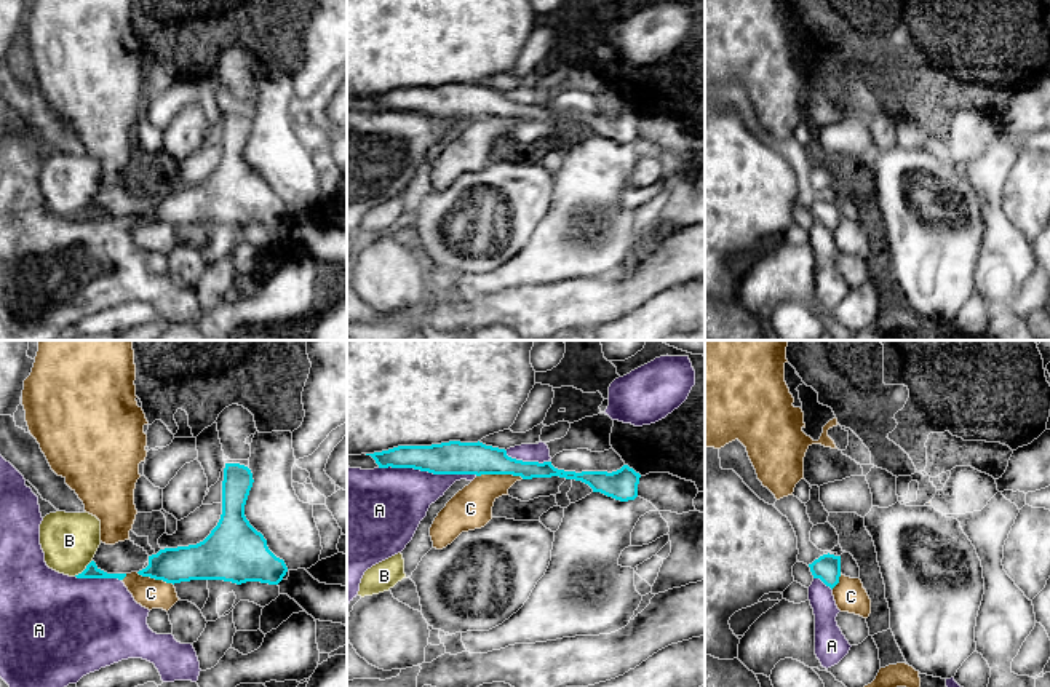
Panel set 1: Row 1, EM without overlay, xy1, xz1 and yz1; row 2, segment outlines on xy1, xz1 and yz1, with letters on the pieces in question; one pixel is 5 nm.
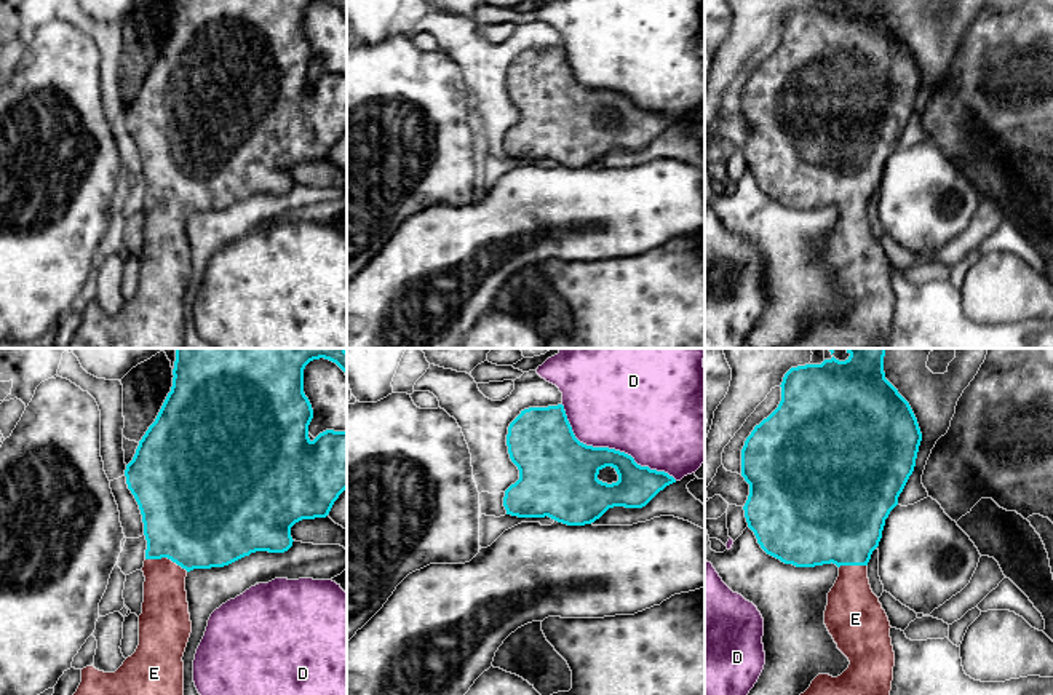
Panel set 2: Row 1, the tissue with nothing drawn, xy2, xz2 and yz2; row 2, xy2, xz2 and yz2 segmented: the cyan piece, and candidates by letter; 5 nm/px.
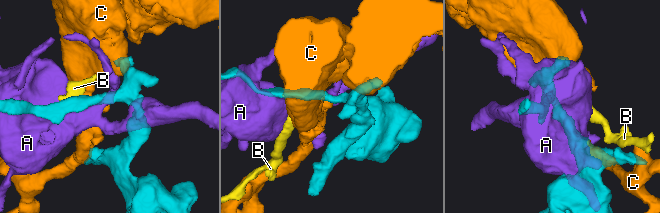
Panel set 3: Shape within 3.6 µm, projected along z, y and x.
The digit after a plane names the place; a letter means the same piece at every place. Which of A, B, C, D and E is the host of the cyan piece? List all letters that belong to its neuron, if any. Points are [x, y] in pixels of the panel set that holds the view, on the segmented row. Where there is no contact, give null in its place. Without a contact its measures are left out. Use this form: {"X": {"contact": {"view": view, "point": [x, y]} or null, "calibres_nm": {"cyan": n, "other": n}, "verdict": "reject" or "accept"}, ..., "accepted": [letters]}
{"A": {"contact": {"view": "xz1", "point": [429, 472]}, "calibres_nm": {"cyan": 170, "other": 360}, "verdict": "reject"}, "B": {"contact": {"view": "xy1", "point": [85, 569]}, "calibres_nm": {"cyan": 70, "other": 280}, "verdict": "reject"}, "C": {"contact": {"view": "xz1", "point": [501, 473]}, "calibres_nm": {"cyan": 170, "other": 220}, "verdict": "reject"}, "D": {"contact": {"view": "xz2", "point": [607, 448]}, "calibres_nm": {"cyan": 340, "other": 500}, "verdict": "reject"}, "E": {"contact": {"view": "xy2", "point": [166, 556]}, "calibres_nm": {"cyan": 500, "other": 220}, "verdict": "accept"}, "accepted": ["E"]}

